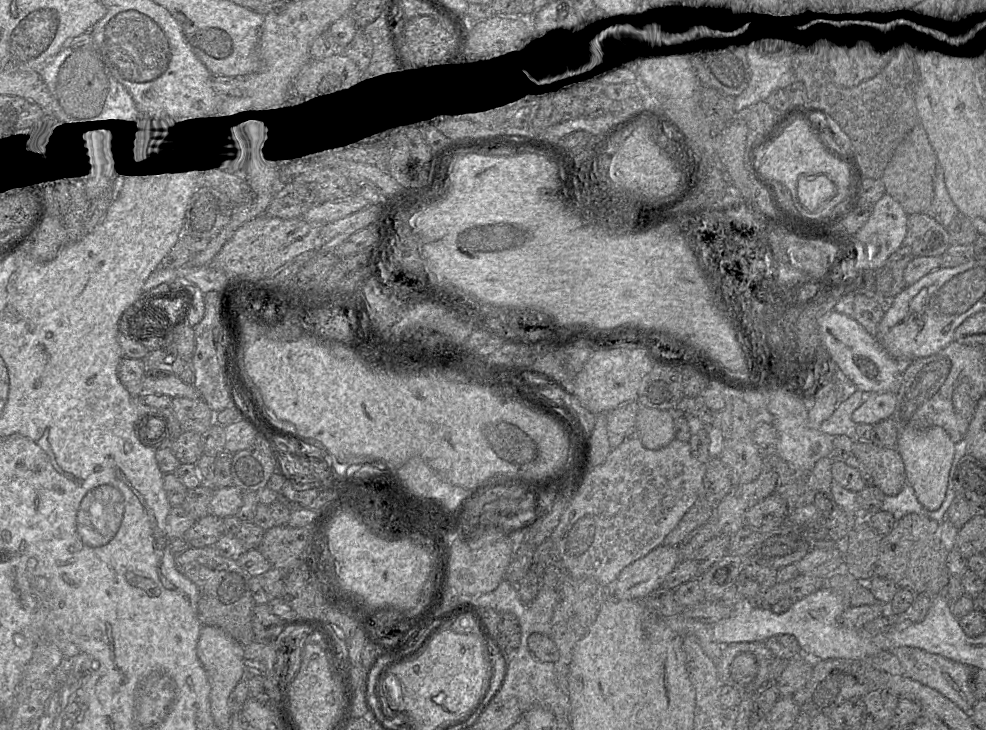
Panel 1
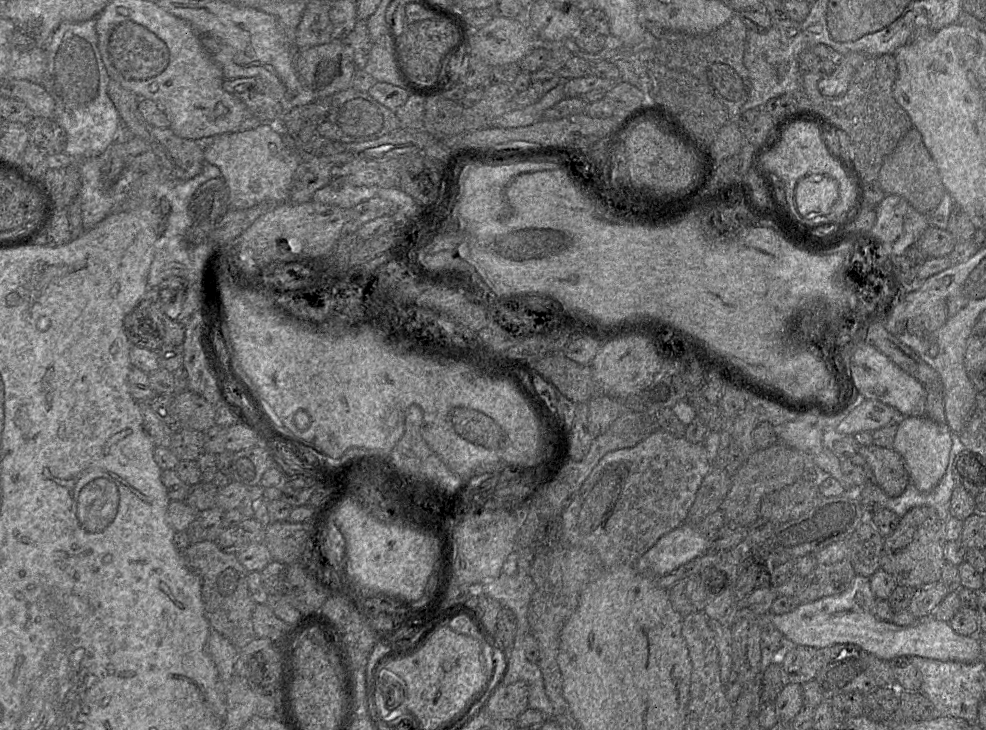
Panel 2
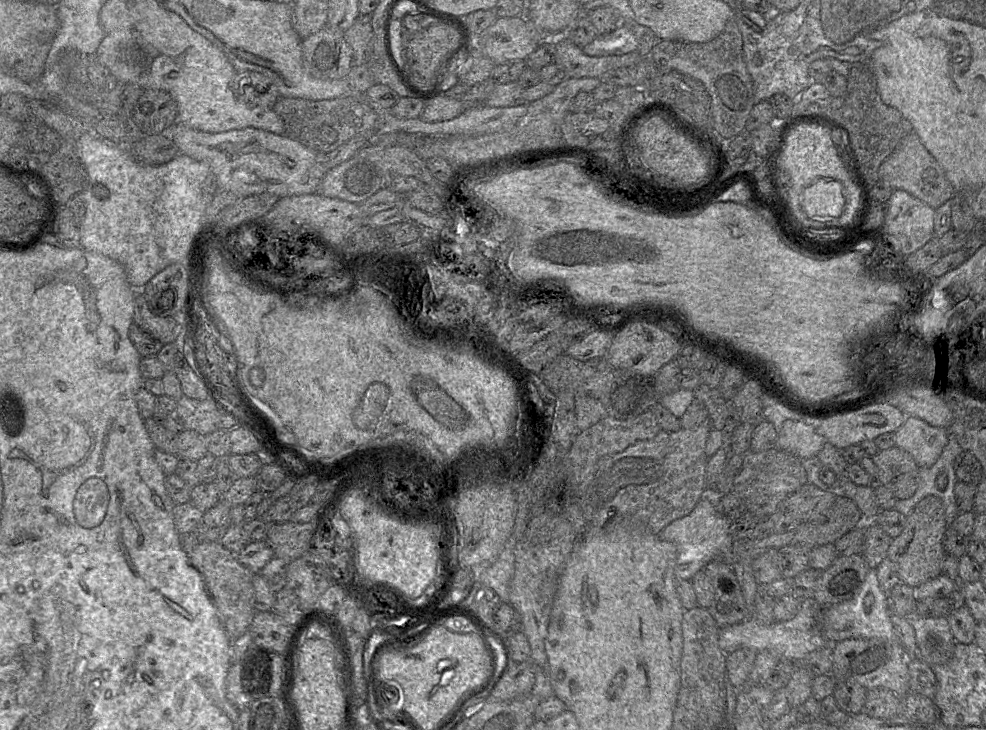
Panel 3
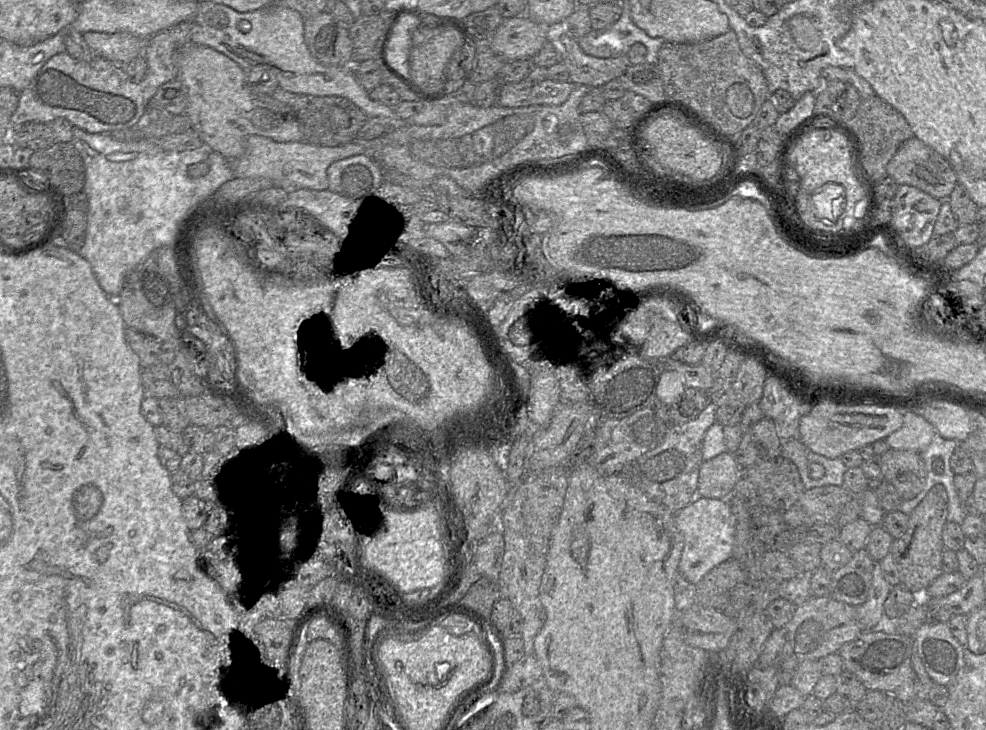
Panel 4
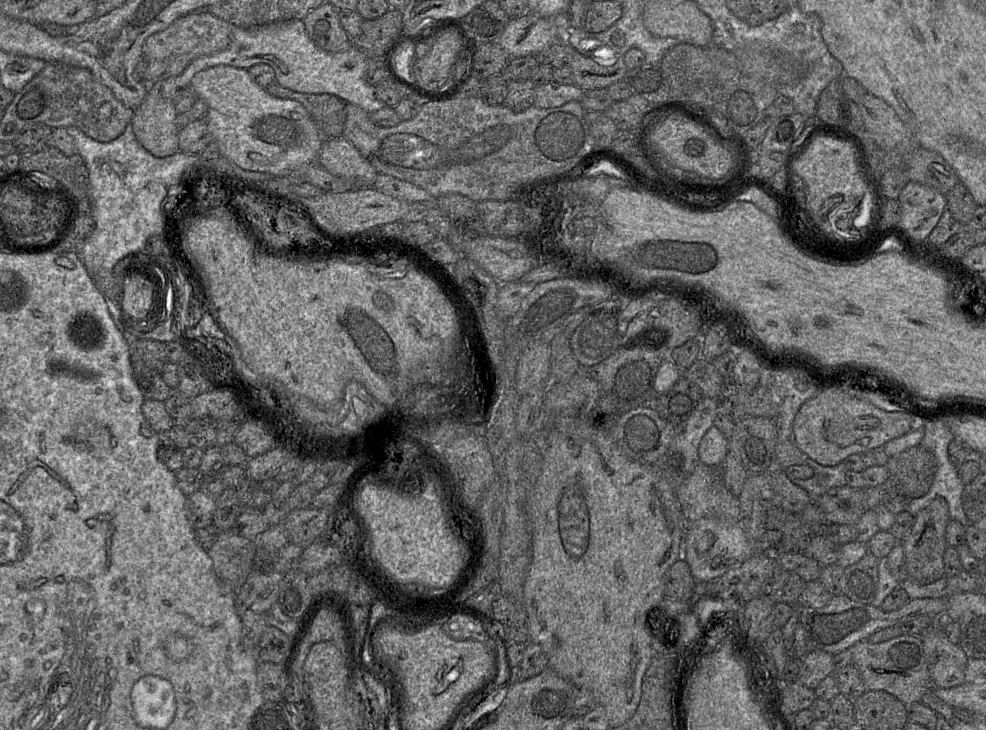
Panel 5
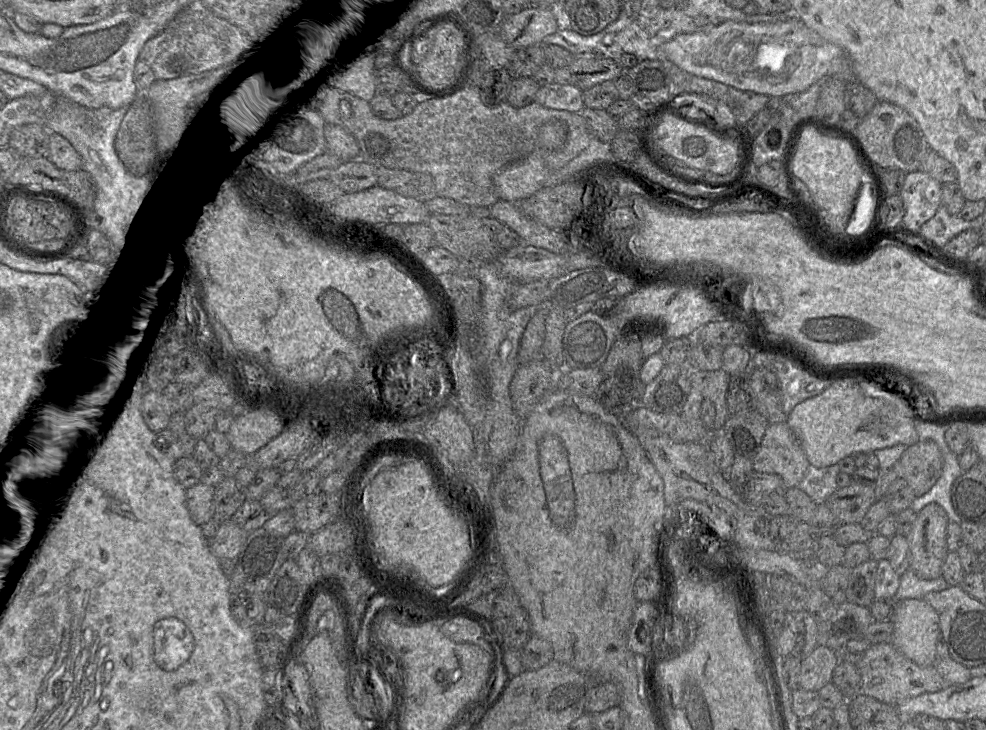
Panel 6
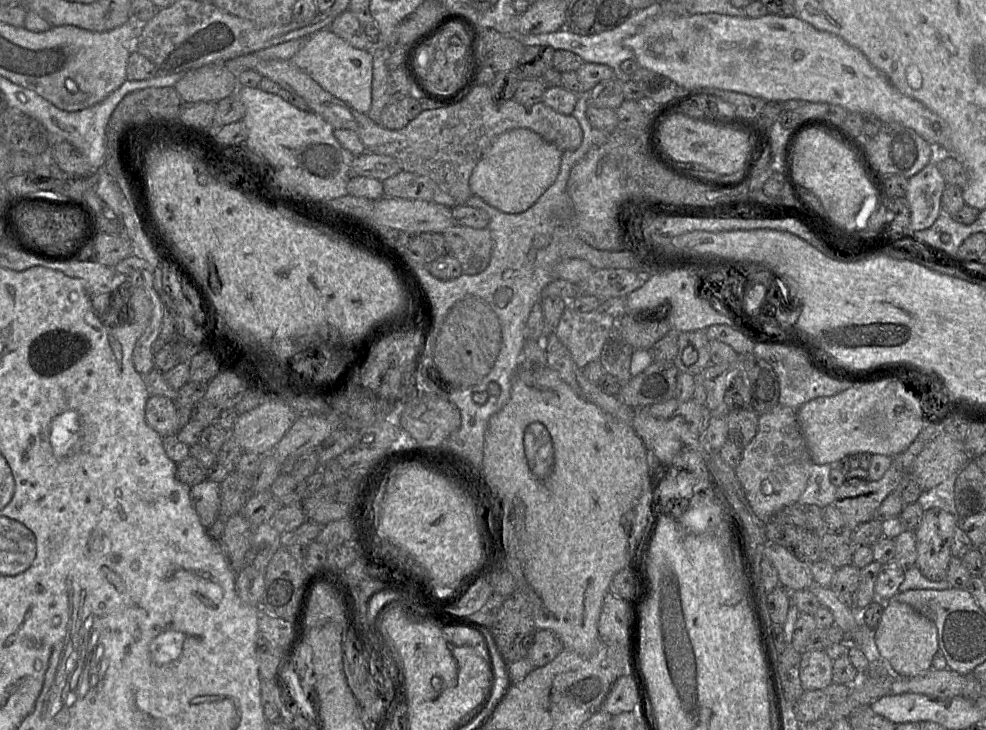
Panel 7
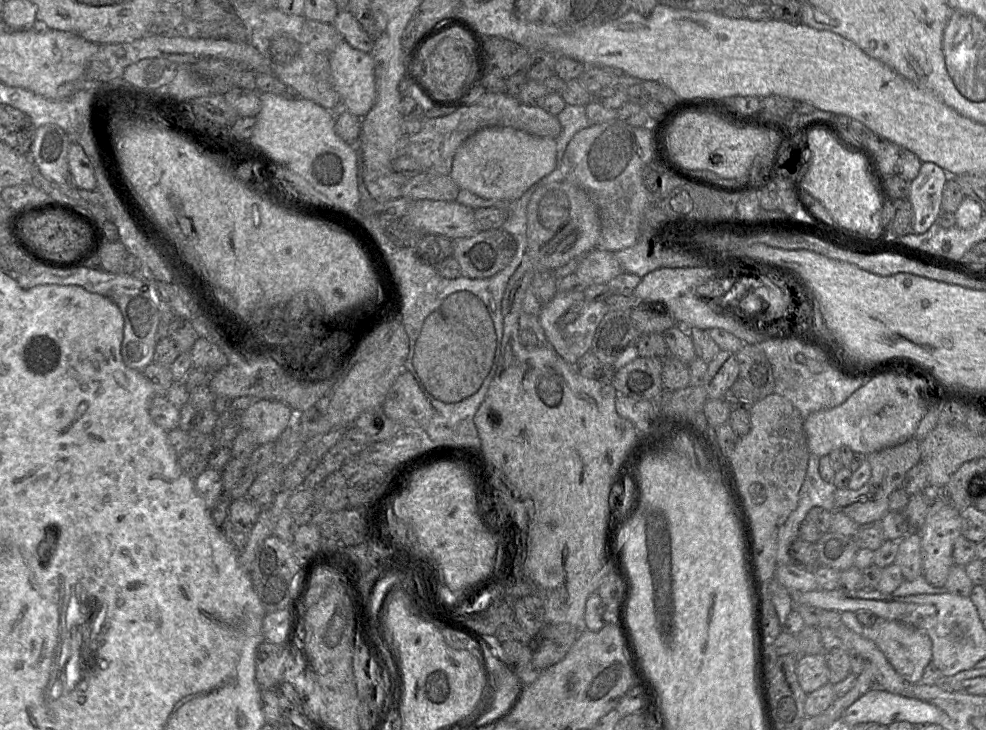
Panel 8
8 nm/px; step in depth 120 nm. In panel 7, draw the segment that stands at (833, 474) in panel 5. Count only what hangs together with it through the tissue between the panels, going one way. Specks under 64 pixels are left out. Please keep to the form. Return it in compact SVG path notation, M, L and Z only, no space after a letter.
M815 464L810 467L810 475L806 487L801 494L797 504L816 505L821 509L833 504L837 487L829 480L829 474L833 465L830 464Z

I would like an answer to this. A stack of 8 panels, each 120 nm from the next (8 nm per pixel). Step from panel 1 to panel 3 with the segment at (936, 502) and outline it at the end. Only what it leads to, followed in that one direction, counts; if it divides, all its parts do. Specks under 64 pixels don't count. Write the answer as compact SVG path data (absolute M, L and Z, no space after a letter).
M906 416L904 423L894 432L894 440L895 446L908 452L920 468L931 467L948 443L948 429Z

